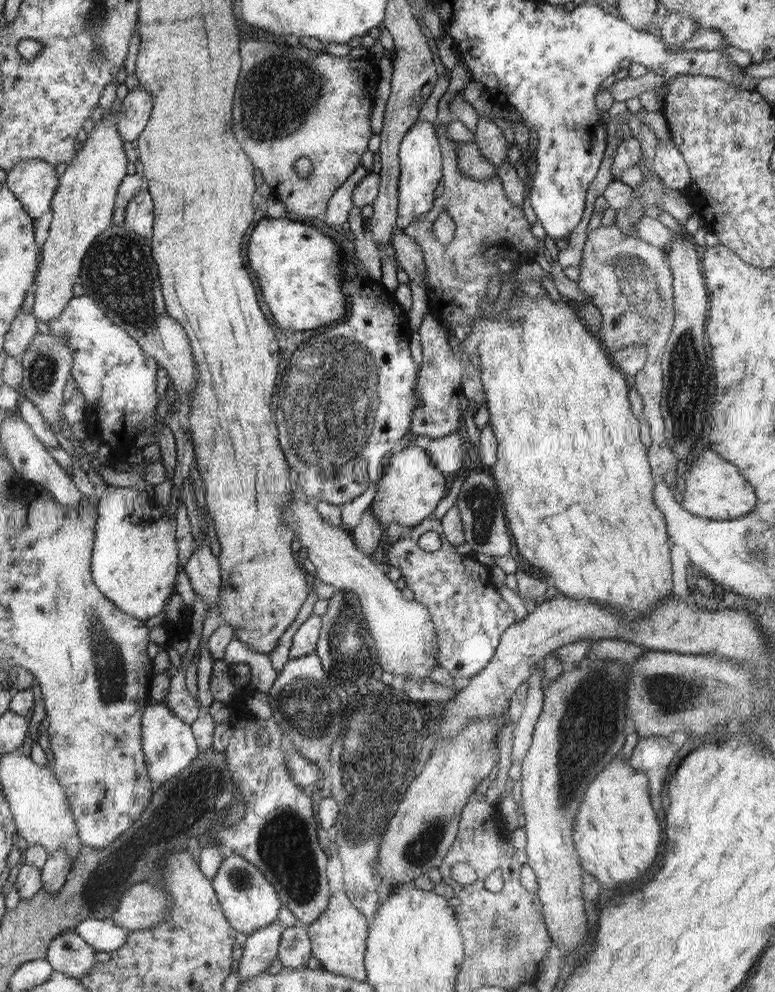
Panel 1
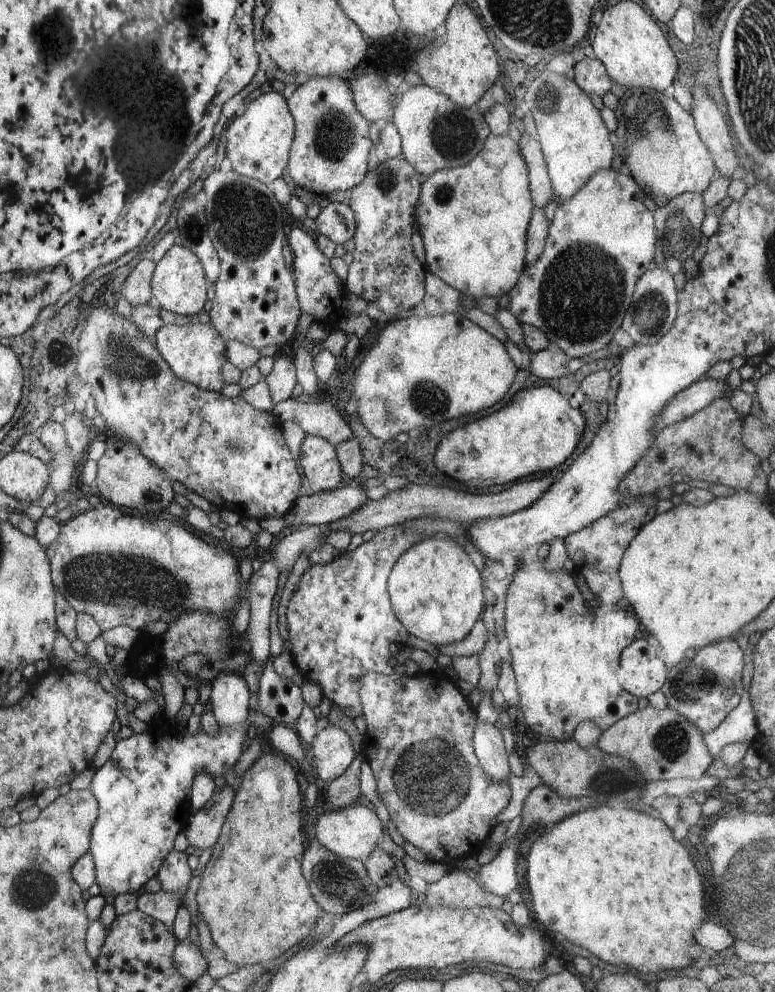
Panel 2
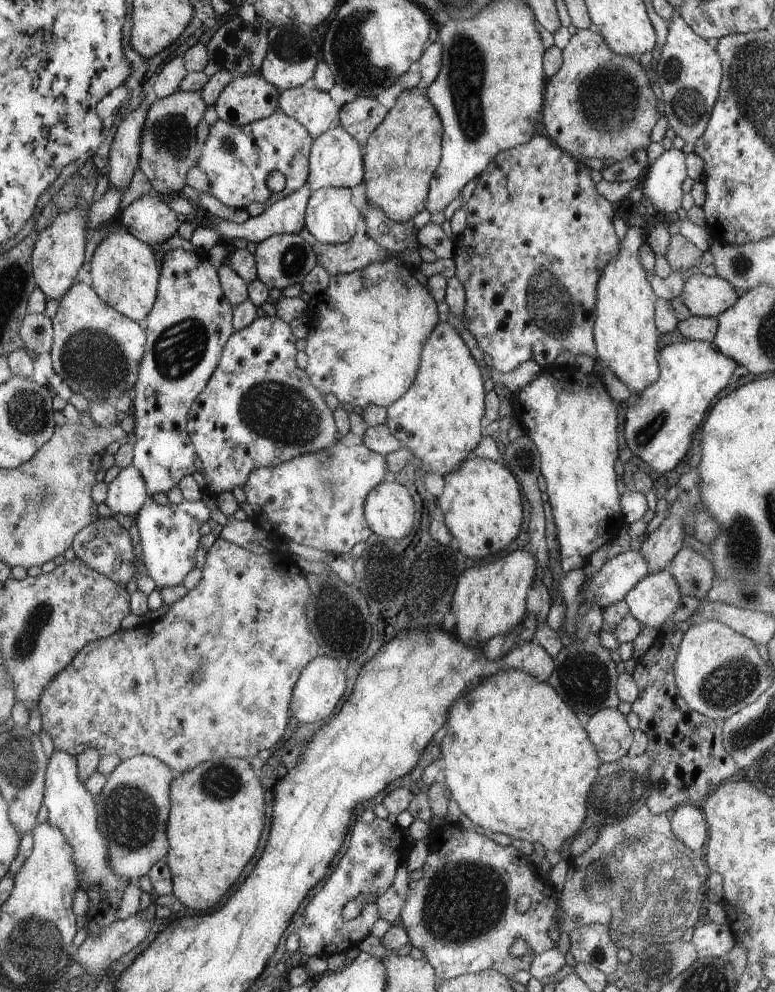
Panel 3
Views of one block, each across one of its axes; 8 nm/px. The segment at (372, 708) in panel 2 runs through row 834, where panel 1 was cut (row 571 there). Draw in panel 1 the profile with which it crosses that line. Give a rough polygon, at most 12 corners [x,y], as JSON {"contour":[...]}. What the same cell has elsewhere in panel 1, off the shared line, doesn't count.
{"contour":[[430,517],[387,545],[438,632],[438,666],[470,680],[516,613],[488,567]]}

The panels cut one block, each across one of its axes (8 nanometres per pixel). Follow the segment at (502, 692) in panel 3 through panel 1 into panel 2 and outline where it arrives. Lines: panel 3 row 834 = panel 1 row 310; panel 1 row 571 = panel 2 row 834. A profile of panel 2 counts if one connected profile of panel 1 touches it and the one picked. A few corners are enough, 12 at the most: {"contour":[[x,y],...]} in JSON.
{"contour":[[662,819],[534,840],[538,922],[642,974],[694,964],[704,886]]}

